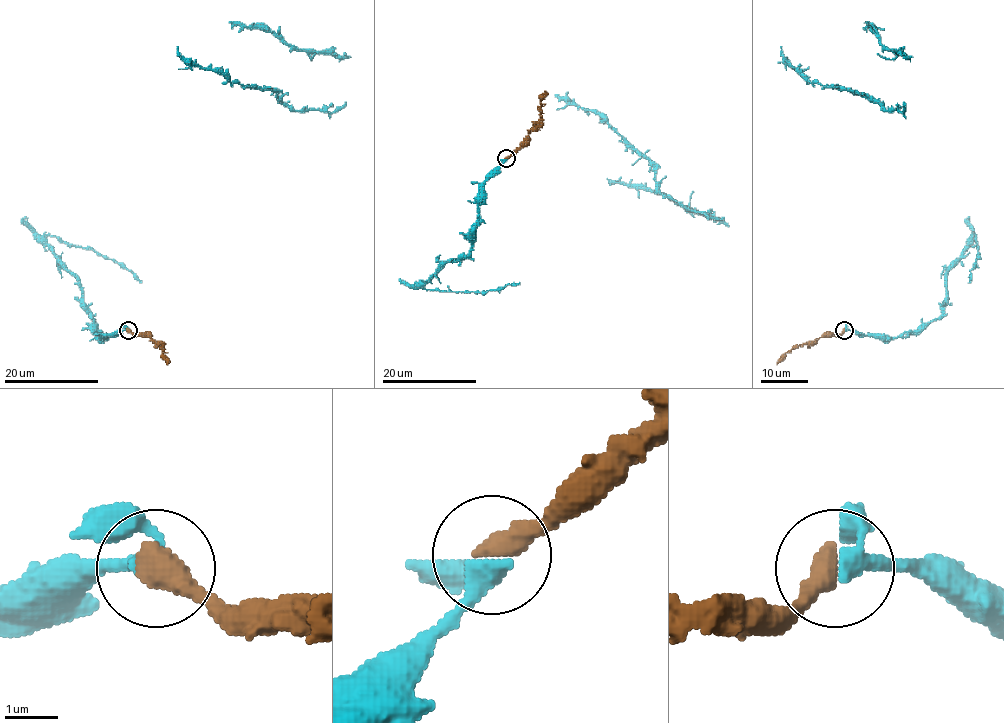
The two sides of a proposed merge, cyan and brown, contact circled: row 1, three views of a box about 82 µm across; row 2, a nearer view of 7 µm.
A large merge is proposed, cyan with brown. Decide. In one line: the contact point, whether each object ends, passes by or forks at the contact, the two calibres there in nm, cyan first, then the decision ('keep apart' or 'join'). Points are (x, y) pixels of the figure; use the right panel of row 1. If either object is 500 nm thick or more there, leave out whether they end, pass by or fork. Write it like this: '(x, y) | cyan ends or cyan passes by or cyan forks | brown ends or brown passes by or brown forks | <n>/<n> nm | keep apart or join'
(844, 330) | 320/550 nm | join

